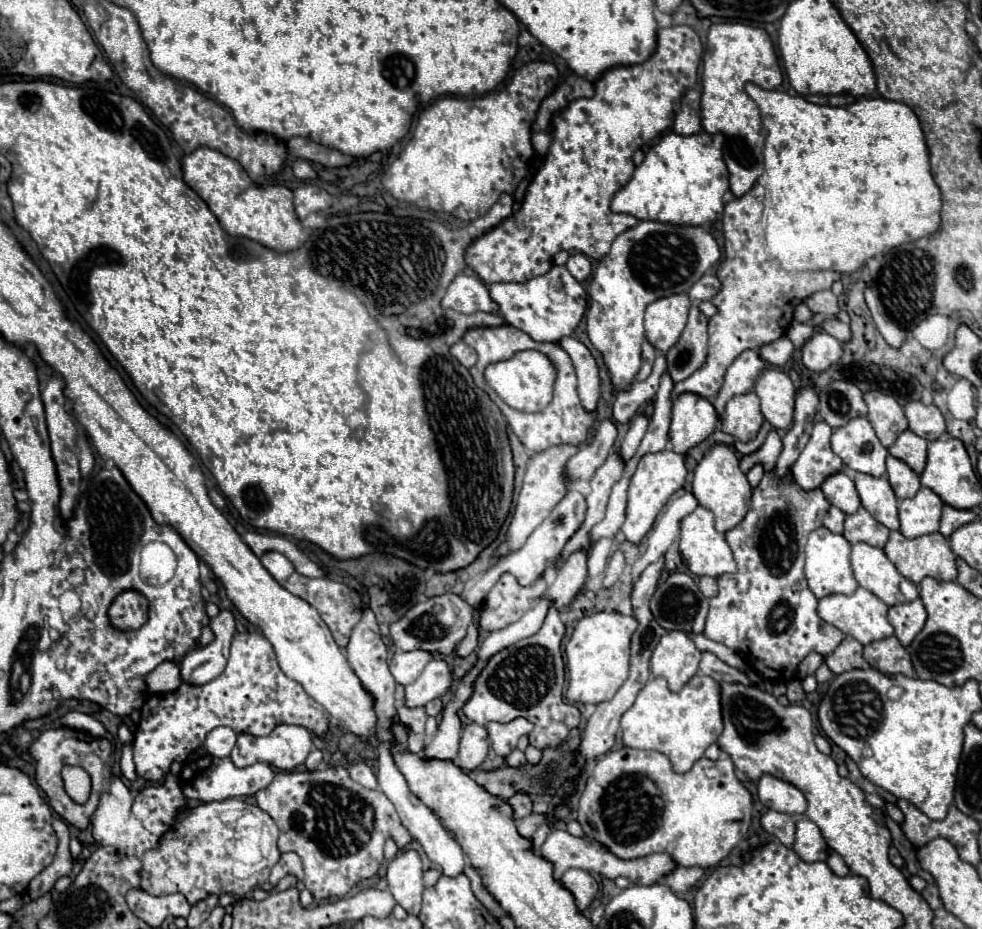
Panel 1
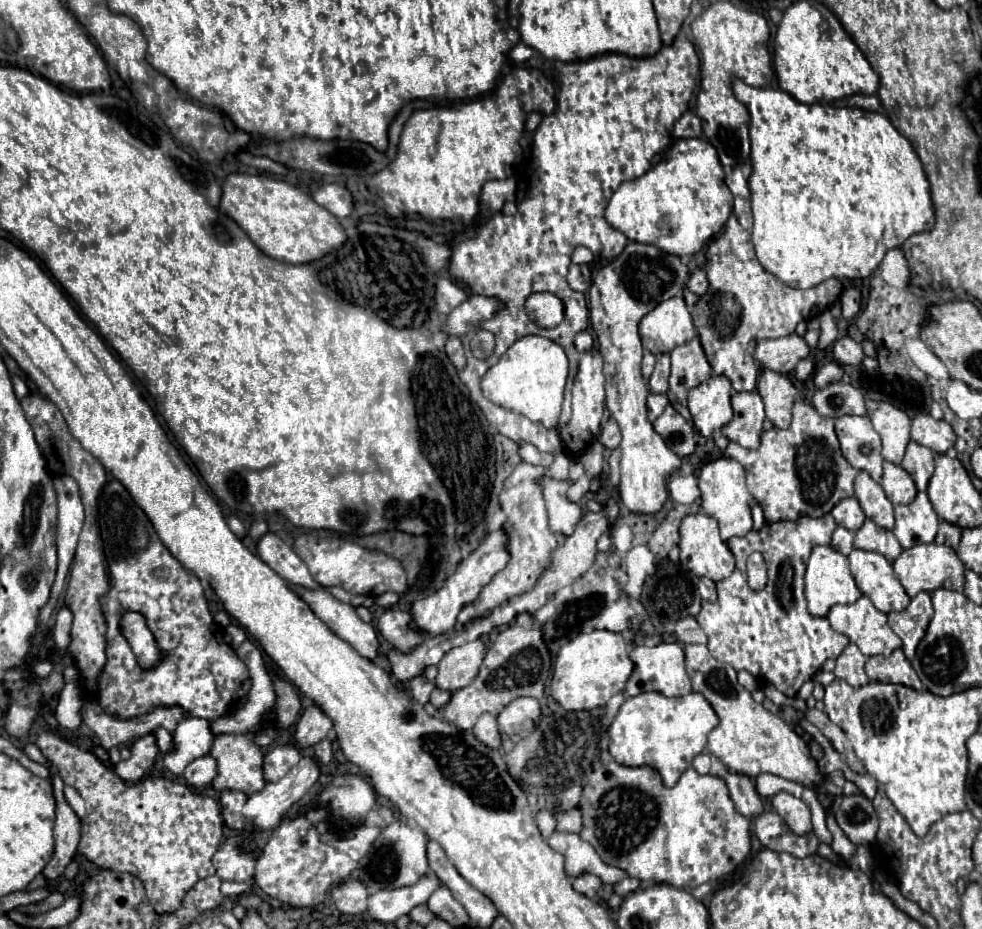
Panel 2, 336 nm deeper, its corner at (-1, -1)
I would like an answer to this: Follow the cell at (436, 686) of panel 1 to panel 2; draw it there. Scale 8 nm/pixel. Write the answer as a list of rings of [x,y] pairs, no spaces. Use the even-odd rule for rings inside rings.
[[[481,640],[449,650],[437,666],[439,672],[435,678],[435,686],[449,692],[465,688],[467,684],[471,684],[471,680],[475,680],[475,672],[479,672],[483,656],[485,646]]]

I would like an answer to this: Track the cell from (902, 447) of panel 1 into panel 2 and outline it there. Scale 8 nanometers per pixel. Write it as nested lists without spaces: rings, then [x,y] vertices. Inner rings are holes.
[[[909,442],[901,466],[915,480],[917,488],[925,490],[927,482],[929,482],[933,470],[935,470],[935,454],[927,446],[921,446],[917,442]]]

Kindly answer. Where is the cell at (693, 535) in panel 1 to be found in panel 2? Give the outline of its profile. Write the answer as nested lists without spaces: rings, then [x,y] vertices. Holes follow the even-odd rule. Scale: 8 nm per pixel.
[[[705,512],[689,514],[681,522],[681,540],[679,540],[679,550],[681,550],[681,564],[695,576],[707,576],[713,582],[719,582],[727,578],[735,570],[735,556],[729,550],[729,546],[719,538],[719,528],[717,520],[707,516]]]

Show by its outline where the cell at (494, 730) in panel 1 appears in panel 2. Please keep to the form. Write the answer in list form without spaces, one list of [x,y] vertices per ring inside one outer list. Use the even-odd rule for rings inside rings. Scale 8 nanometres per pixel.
[[[519,698],[507,704],[503,712],[497,716],[499,732],[505,736],[523,732],[531,722],[535,722],[541,716],[539,702],[535,698]]]

